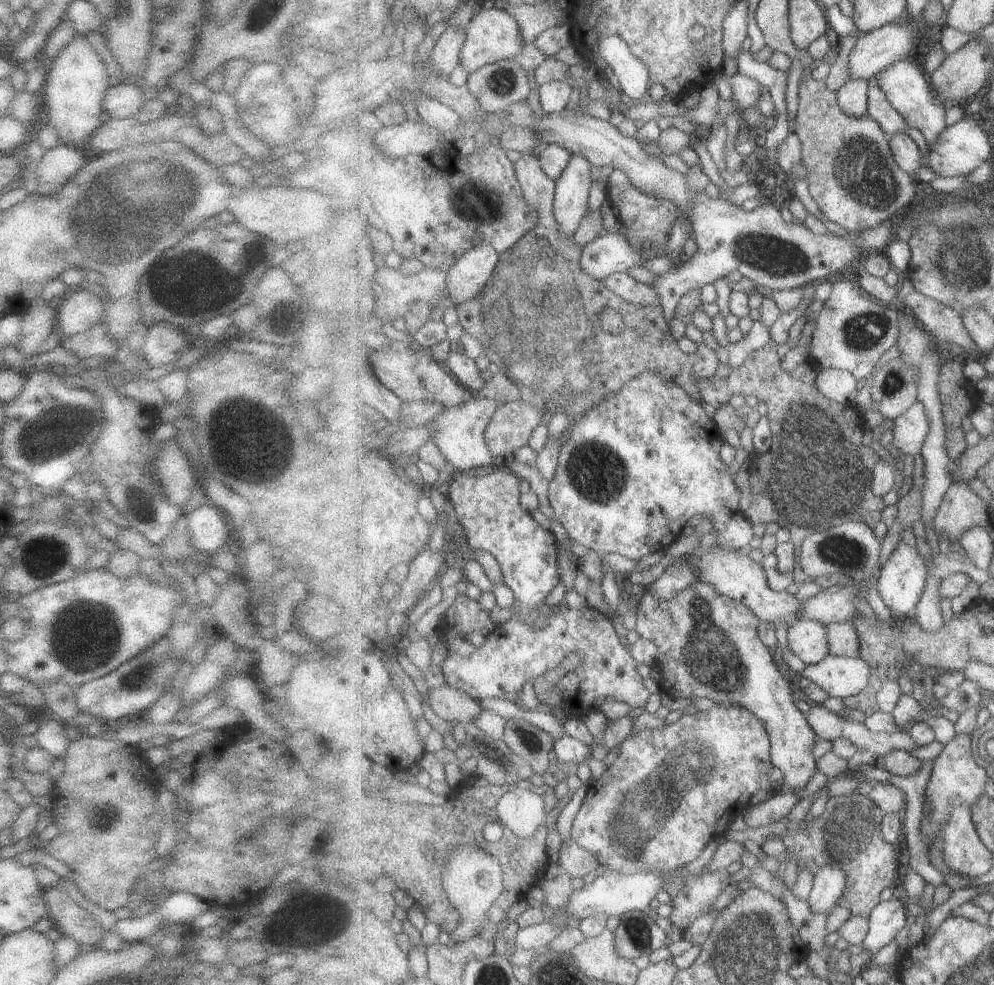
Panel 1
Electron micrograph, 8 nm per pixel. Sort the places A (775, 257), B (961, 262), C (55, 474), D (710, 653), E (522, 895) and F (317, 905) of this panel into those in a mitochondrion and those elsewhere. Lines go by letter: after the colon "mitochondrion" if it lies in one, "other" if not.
A: mitochondrion
B: mitochondrion
C: other
D: mitochondrion
E: other
F: other

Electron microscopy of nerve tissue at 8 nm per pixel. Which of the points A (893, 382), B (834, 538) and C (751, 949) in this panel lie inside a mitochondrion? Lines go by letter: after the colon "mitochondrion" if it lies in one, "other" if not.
A: mitochondrion
B: mitochondrion
C: mitochondrion

